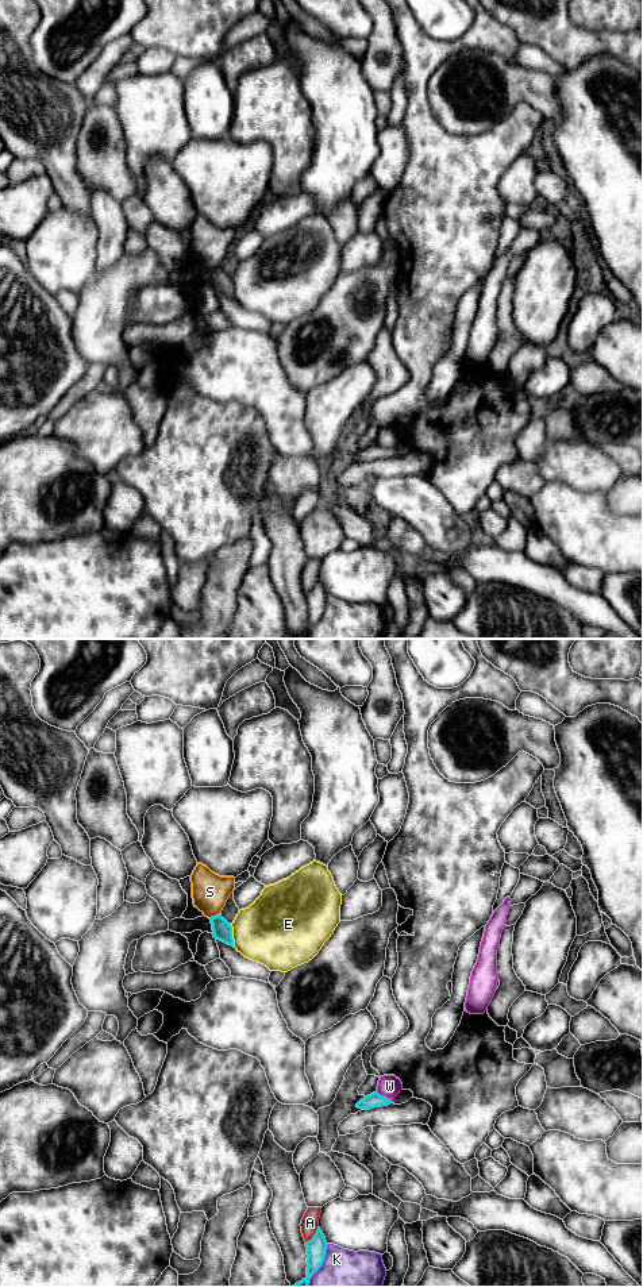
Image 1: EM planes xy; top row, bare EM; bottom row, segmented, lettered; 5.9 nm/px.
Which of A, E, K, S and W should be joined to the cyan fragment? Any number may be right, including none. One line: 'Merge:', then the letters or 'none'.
Merge: none

